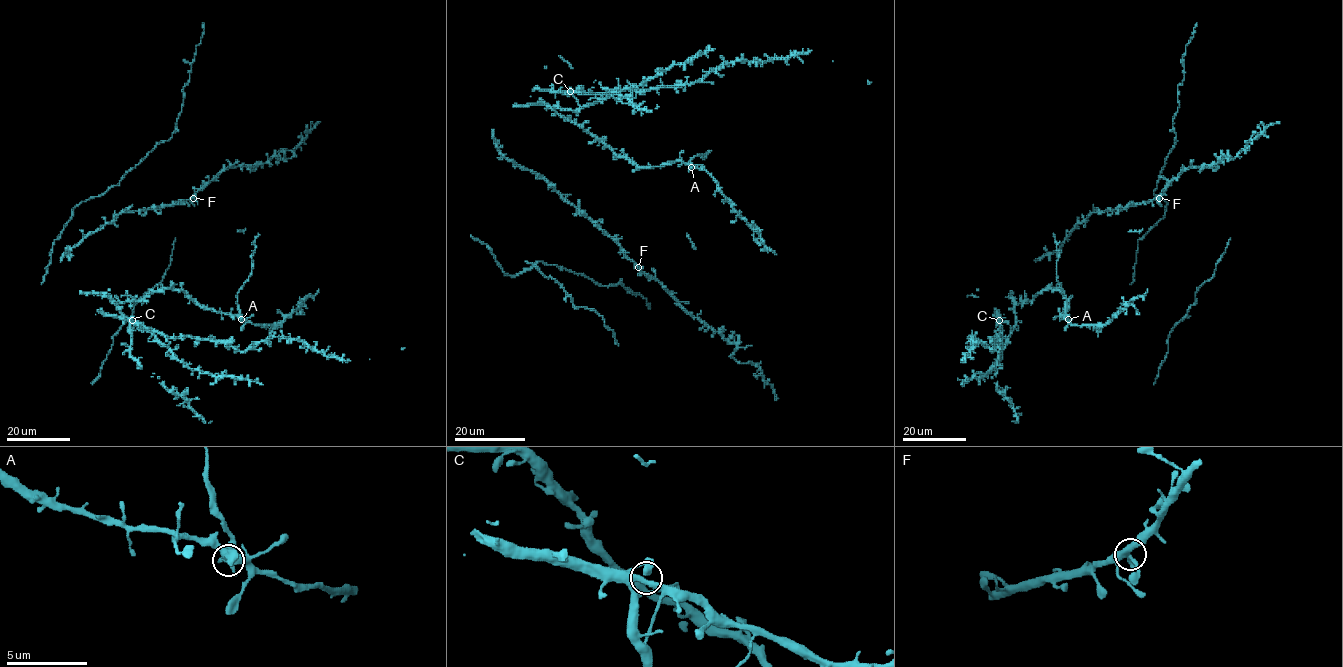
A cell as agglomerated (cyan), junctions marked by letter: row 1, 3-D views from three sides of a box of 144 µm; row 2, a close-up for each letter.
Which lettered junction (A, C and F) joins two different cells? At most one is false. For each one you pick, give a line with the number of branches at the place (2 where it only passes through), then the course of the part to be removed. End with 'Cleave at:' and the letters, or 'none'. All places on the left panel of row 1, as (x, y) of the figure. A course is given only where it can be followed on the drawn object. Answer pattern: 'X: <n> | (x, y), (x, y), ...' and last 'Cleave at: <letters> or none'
A: 4 | (241, 320), (237, 293), (251, 273), (252, 253), (258, 233)
Cleave at: A

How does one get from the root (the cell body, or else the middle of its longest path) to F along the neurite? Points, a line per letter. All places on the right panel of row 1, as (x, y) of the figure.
F: (1054, 251), (1090, 214), (1121, 210), (1159, 198)

